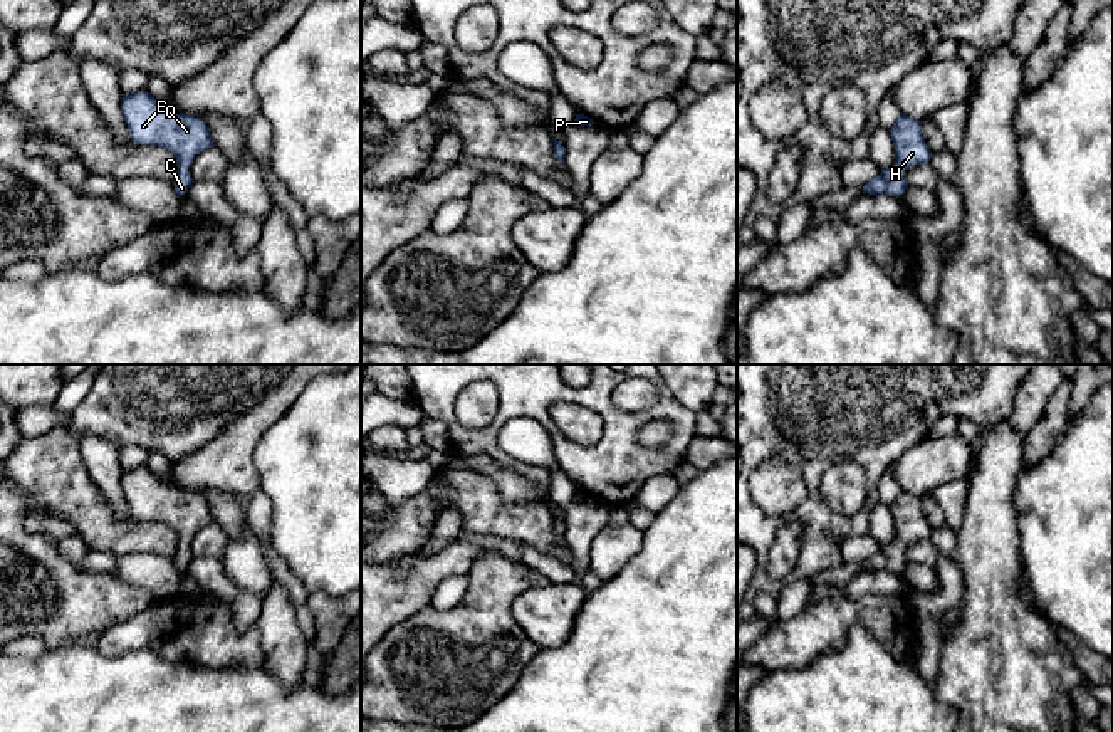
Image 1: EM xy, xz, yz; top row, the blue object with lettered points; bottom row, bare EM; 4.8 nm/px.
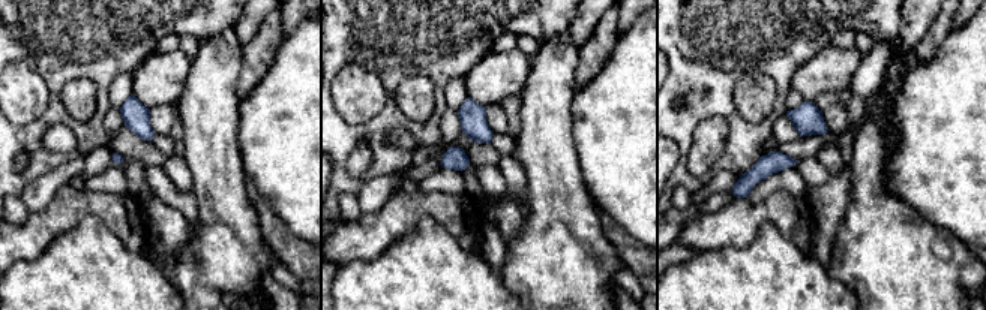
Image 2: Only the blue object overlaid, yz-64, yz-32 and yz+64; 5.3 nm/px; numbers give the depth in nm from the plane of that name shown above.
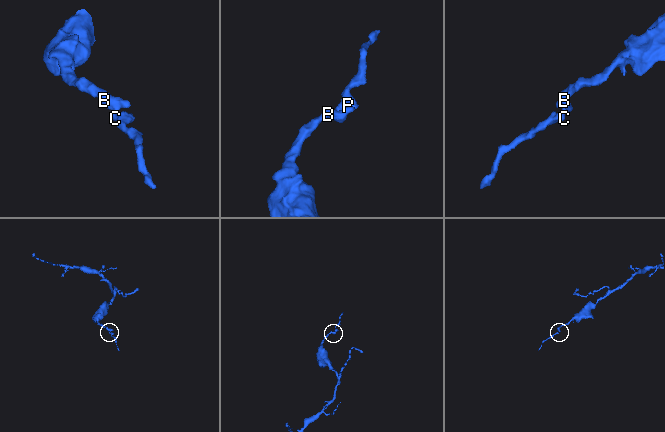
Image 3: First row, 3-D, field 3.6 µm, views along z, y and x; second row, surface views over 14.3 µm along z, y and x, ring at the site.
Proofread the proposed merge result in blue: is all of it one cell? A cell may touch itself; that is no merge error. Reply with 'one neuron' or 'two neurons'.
one neuron

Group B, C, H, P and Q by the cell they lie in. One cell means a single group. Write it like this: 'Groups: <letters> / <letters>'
Groups: B C H P Q

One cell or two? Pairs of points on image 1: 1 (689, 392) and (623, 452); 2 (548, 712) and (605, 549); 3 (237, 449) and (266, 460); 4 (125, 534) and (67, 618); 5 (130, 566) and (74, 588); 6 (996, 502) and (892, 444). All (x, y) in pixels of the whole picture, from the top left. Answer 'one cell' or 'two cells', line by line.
1: two cells
2: two cells
3: two cells
4: two cells
5: two cells
6: two cells

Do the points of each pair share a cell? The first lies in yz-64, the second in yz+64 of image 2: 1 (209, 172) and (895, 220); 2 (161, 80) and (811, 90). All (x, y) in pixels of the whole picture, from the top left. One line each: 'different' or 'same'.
1: same
2: same

